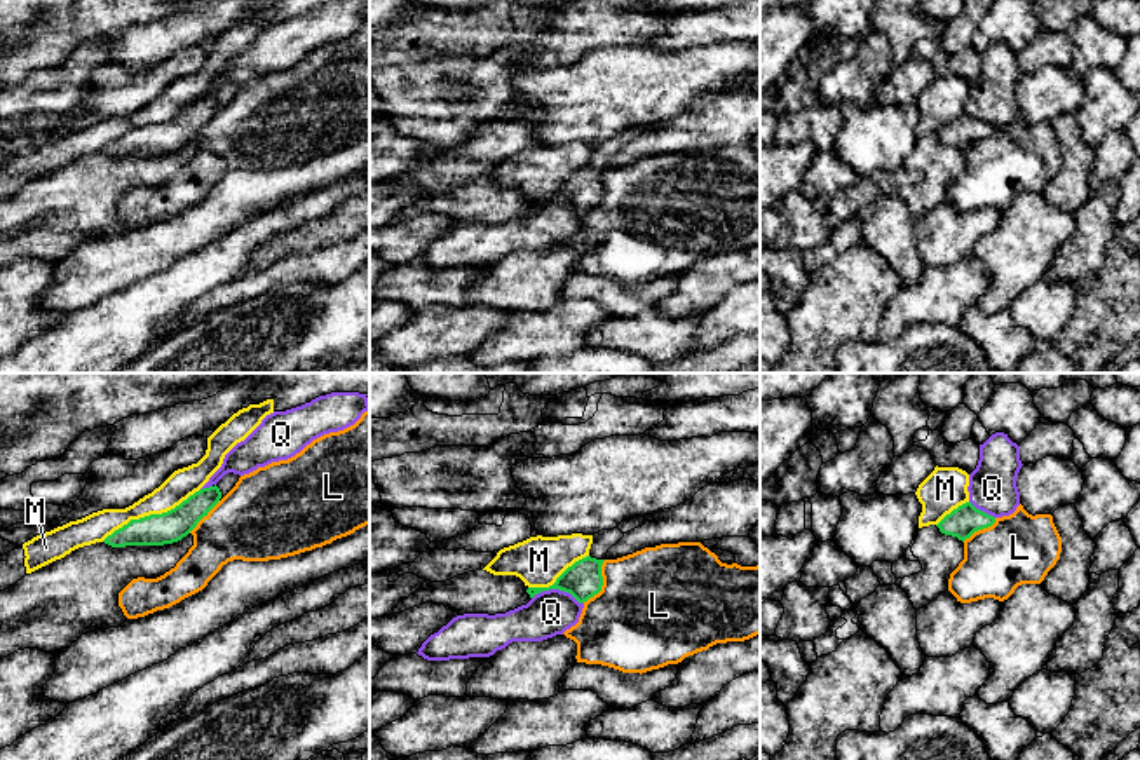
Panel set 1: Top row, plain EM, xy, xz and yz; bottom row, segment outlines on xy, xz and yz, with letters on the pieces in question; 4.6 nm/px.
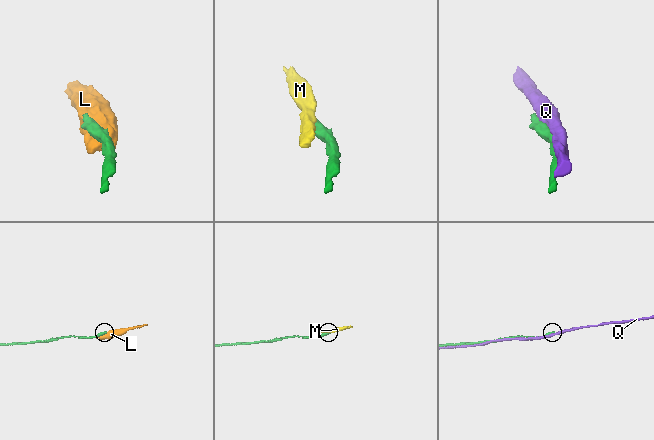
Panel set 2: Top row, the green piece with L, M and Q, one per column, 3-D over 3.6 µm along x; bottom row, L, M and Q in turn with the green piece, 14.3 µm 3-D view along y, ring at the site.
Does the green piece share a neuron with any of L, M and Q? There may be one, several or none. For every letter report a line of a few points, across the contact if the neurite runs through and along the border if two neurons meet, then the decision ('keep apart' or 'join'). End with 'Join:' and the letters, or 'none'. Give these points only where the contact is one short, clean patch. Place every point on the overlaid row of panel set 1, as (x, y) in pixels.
L: keep apart
M: keep apart
Q: keep apart
Join: none

